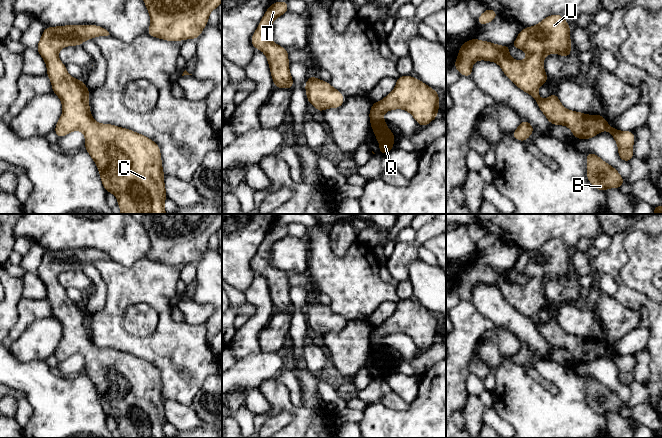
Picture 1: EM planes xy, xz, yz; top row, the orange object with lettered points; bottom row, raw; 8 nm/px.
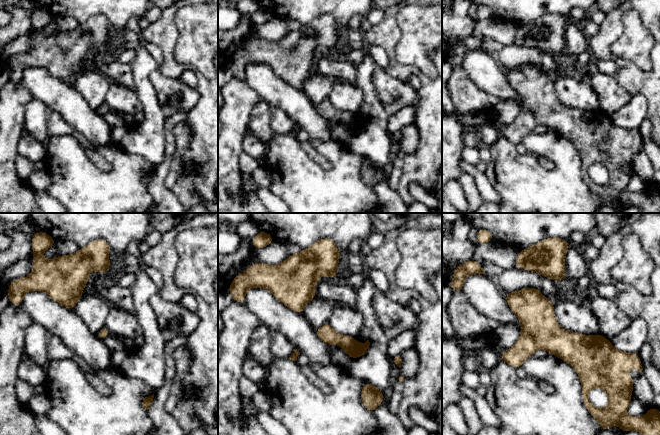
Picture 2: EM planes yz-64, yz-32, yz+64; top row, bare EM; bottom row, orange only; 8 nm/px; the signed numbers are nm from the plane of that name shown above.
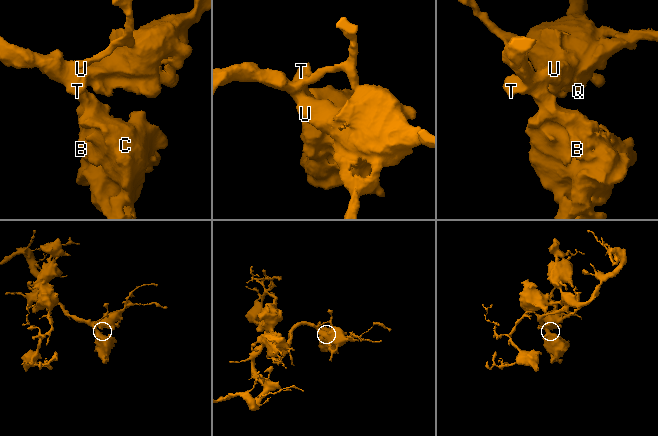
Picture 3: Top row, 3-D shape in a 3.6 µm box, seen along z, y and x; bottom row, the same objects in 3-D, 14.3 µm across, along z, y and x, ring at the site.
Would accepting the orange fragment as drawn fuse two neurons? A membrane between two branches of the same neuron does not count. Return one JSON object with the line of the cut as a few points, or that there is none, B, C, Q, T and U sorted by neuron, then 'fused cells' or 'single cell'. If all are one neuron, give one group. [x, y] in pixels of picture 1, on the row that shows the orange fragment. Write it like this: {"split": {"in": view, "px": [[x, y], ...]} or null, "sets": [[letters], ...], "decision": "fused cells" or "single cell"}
{"split": null, "sets": [["B", "C", "Q", "T", "U"]], "decision": "single cell"}

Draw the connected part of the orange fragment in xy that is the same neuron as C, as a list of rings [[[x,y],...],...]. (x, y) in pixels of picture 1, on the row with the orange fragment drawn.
[[[66,25],[44,29],[36,50],[45,60],[47,76],[54,92],[61,100],[63,112],[54,132],[58,138],[72,131],[80,130],[85,135],[85,148],[92,157],[100,173],[100,178],[106,192],[113,193],[120,207],[120,214],[167,214],[164,201],[167,197],[164,185],[164,171],[160,147],[148,137],[132,130],[112,124],[97,123],[89,108],[90,90],[83,80],[71,77],[58,58],[60,49],[75,45],[81,46],[87,39],[97,36],[108,36],[109,32],[97,25]]]

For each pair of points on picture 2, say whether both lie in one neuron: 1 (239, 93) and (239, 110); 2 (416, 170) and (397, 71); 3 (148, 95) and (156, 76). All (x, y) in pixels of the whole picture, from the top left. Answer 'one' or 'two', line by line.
1: one
2: one
3: two

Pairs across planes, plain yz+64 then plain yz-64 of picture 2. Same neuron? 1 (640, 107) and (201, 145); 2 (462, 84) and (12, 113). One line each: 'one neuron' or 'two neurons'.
1: two neurons
2: one neuron

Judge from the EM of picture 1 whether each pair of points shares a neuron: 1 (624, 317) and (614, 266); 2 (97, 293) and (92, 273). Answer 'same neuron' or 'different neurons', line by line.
1: different neurons
2: same neuron

